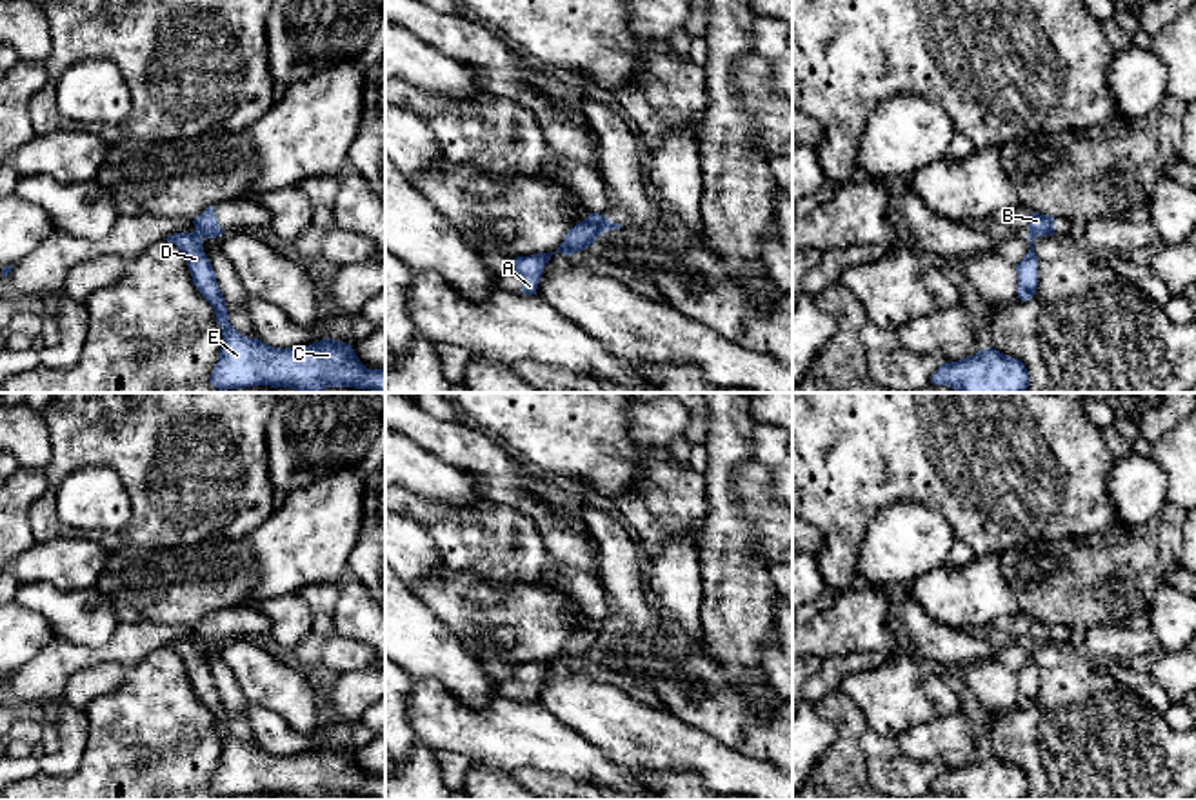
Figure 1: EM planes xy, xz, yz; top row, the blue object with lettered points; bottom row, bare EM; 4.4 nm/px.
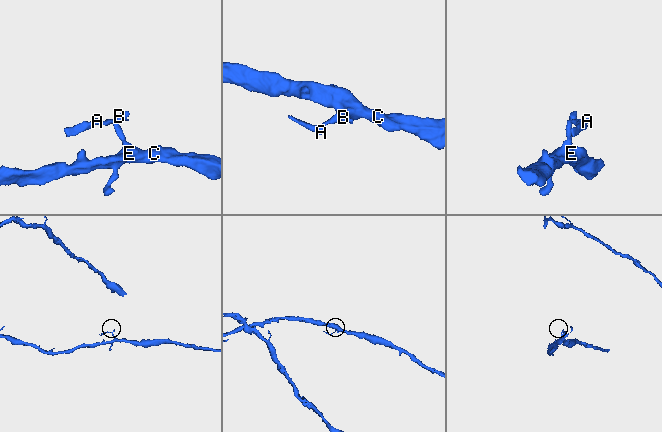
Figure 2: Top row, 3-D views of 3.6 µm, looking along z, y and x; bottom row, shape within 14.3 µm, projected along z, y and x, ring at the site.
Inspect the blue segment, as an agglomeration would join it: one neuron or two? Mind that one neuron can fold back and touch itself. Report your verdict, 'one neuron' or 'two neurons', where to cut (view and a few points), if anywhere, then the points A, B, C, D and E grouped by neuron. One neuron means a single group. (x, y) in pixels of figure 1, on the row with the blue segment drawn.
two neurons | xy (193, 231), (200, 239) | A C D E / B

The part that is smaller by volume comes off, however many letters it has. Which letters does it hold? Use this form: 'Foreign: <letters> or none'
Foreign: B

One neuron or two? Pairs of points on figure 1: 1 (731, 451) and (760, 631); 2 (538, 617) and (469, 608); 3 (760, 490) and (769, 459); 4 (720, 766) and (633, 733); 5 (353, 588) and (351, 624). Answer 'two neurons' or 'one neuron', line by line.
1: one neuron
2: one neuron
3: two neurons
4: one neuron
5: one neuron

